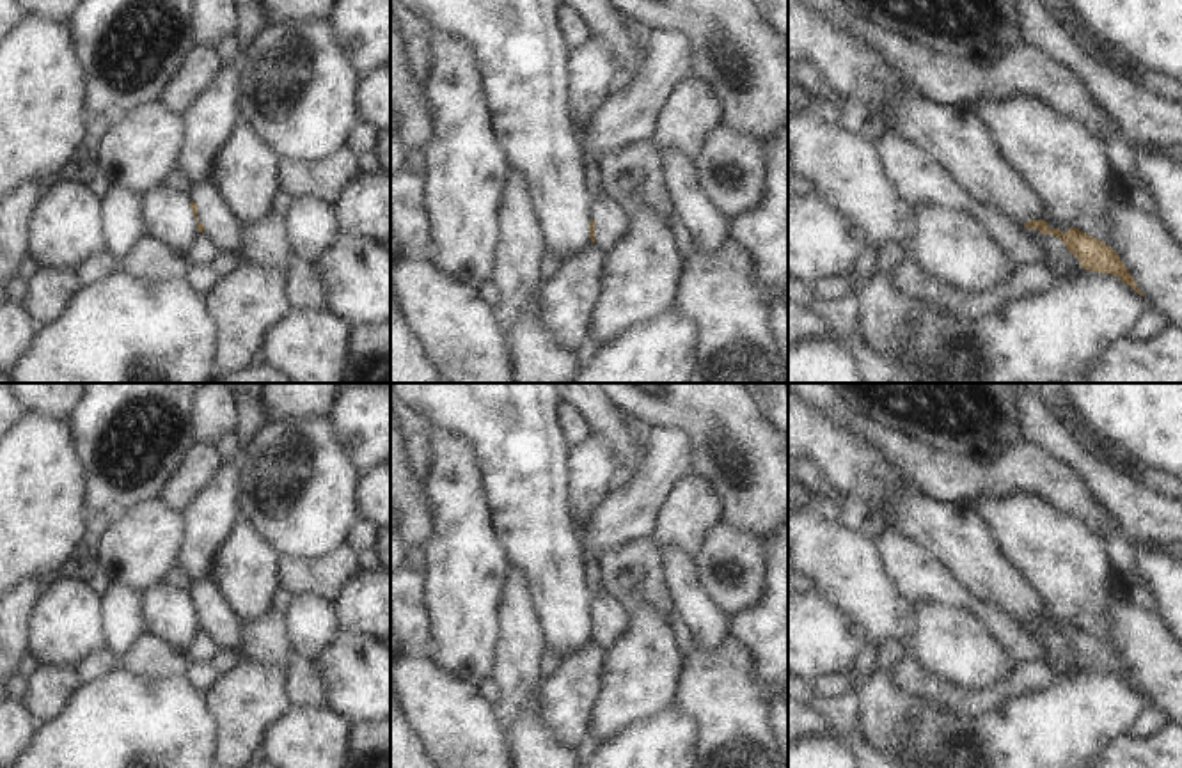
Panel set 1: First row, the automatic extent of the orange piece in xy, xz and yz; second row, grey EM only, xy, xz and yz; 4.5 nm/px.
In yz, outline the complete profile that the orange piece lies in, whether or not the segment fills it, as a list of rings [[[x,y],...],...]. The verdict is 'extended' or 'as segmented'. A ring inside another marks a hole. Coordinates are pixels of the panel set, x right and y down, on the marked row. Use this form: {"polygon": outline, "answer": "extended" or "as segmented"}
{"polygon": [[[916,89],[896,90],[884,119],[889,129],[939,161],[974,200],[996,206],[1019,225],[1060,238],[1083,270],[1116,275],[1145,296],[1111,247],[1051,215],[1045,200],[1001,156],[973,105],[939,105]]], "answer": "extended"}

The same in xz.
{"polygon": [[[603,192],[593,199],[591,213],[591,245],[607,255],[611,248],[625,236],[630,222],[628,213]]], "answer": "extended"}

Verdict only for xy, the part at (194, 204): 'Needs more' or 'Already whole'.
Needs more

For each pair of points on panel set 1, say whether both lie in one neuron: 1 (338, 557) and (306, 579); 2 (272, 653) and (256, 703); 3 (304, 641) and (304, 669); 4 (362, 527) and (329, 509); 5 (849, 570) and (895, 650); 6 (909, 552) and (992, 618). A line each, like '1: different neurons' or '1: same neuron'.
1: same neuron
2: different neurons
3: different neurons
4: different neurons
5: different neurons
6: same neuron

